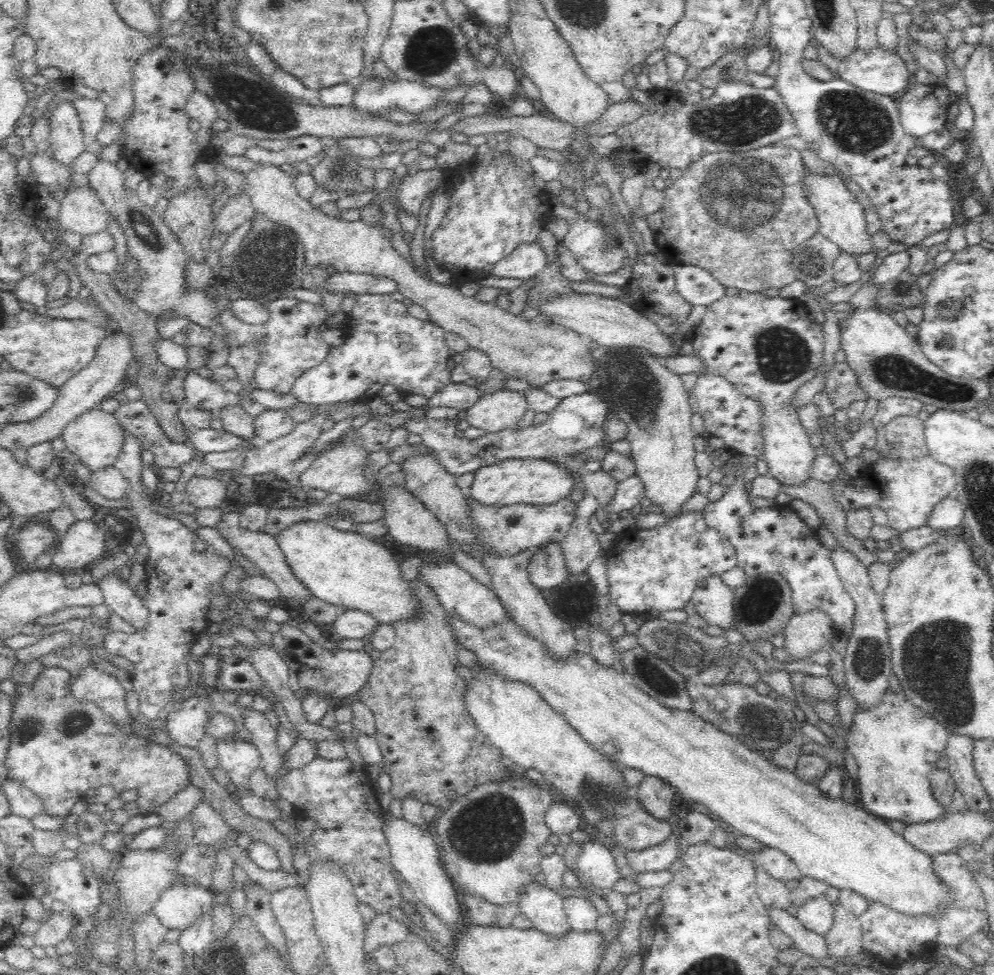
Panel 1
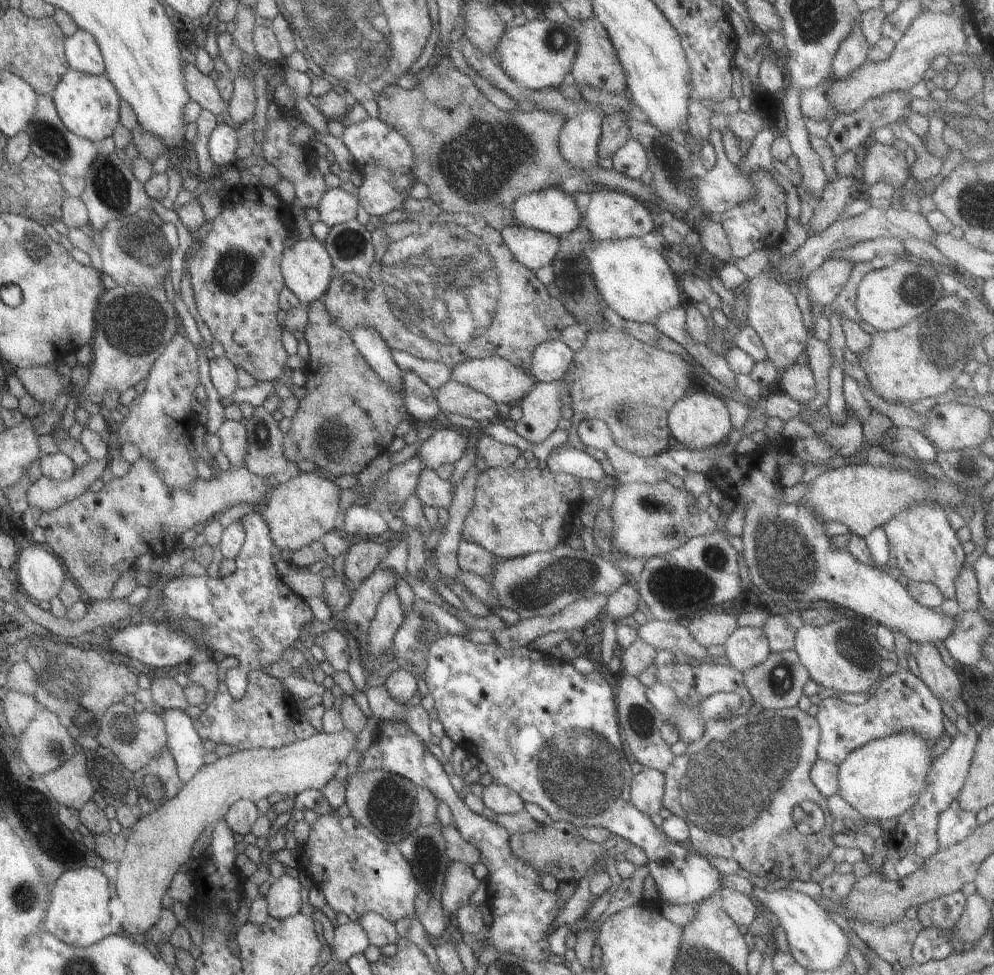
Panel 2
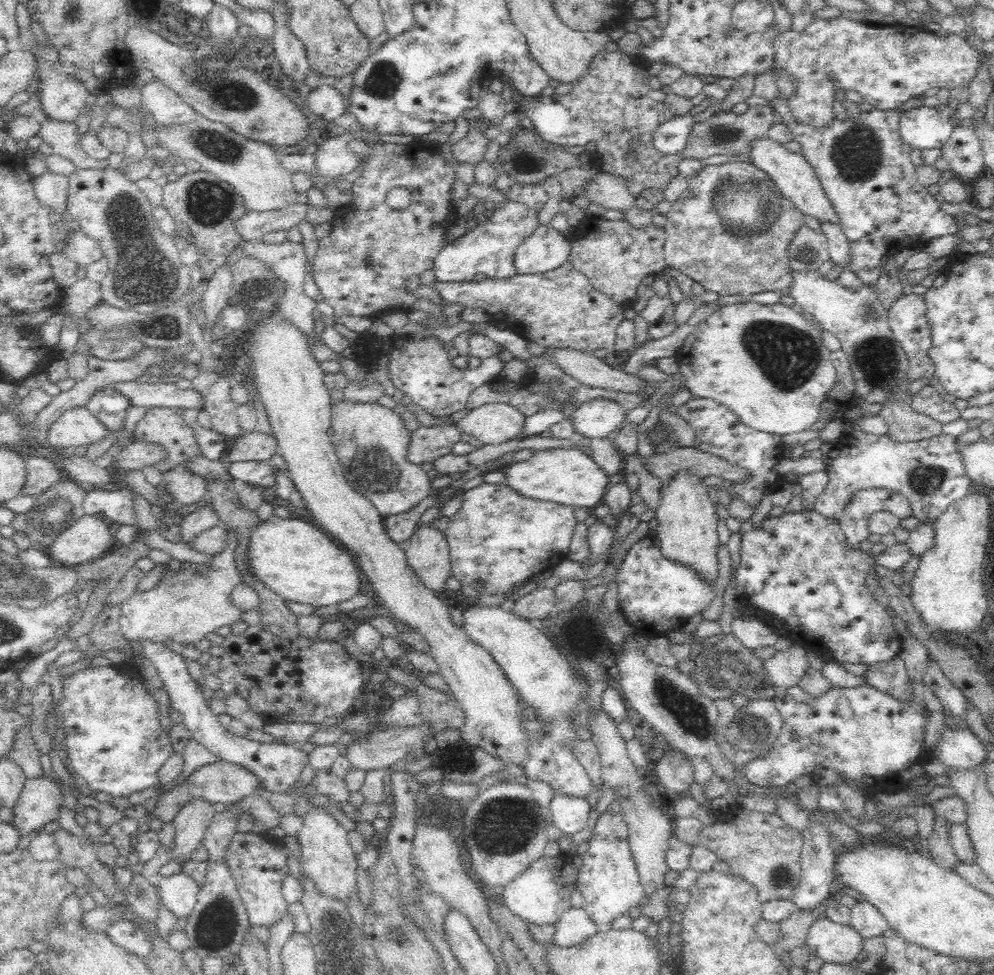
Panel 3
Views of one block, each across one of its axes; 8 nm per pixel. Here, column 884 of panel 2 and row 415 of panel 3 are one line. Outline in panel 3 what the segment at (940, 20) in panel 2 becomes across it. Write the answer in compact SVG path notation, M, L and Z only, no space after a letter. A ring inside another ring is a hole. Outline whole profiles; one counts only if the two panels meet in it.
M85 406L66 410L51 426L48 443L57 449L86 446L104 438L104 427Z

